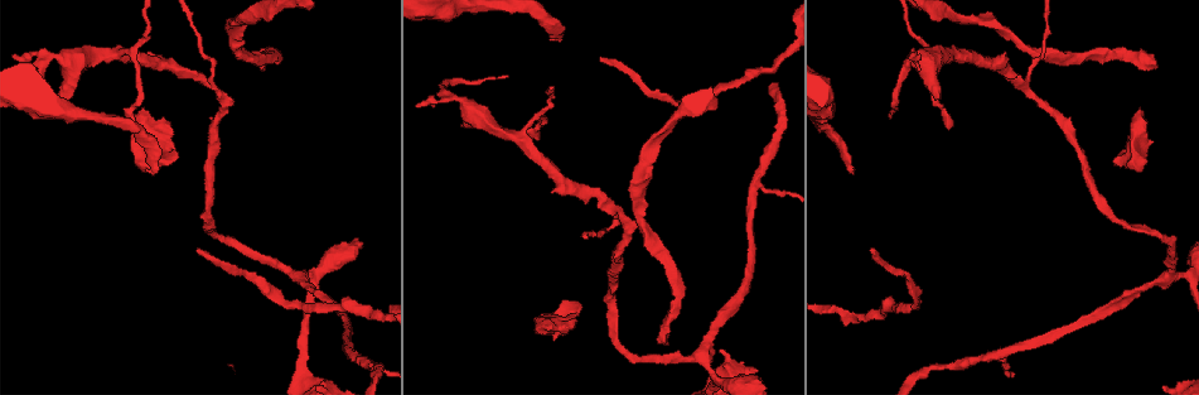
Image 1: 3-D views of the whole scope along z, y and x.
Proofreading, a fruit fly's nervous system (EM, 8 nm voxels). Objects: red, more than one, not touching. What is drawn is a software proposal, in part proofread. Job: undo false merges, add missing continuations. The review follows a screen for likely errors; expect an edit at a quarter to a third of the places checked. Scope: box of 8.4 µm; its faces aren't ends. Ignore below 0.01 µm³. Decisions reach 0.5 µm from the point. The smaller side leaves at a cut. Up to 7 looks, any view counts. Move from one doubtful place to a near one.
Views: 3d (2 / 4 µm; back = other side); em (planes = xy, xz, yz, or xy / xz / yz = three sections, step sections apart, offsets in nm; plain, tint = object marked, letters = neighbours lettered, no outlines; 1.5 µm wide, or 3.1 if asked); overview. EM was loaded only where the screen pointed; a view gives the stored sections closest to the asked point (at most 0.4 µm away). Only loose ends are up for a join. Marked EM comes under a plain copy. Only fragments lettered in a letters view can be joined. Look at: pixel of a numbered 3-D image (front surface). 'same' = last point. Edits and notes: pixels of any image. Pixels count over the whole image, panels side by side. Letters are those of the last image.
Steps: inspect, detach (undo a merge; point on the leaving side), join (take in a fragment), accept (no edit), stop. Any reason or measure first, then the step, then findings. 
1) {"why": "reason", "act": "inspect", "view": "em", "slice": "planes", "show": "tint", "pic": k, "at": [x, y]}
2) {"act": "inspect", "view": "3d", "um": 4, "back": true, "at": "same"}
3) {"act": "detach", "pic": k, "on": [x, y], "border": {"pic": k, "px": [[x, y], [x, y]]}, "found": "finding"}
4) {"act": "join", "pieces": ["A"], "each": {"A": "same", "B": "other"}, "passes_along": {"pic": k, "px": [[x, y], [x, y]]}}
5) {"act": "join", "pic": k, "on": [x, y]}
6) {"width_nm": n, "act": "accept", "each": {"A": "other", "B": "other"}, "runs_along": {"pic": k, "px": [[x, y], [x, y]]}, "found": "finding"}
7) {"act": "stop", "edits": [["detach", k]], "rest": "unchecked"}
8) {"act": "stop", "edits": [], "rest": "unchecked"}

{"why": "thin end", "act": "inspect", "view": "3d", "um": 4, "pic": 1, "at": [872, 250]}

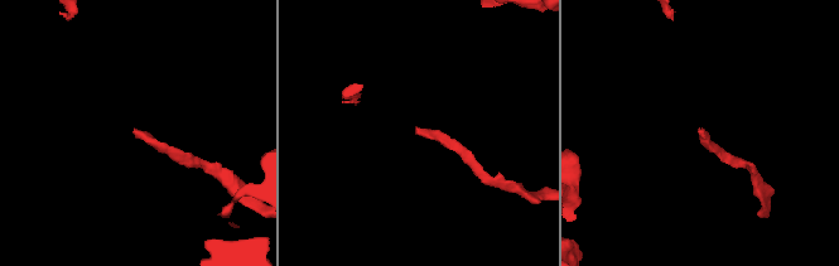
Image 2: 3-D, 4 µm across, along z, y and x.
{"why": "shape alone is not enough", "act": "inspect", "view": "em", "slice": "yz", "step": 8, "show": "tint", "pic": 2, "at": [416, 126]}

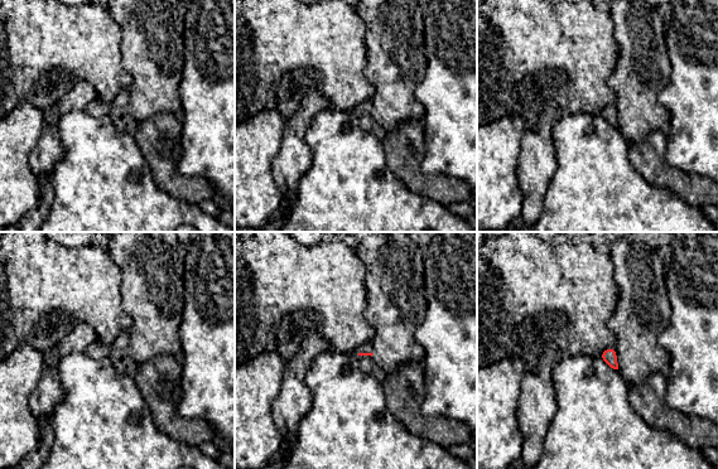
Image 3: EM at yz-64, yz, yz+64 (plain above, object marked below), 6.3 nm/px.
{"act": "inspect", "view": "em", "slice": "planes", "show": "letters", "at": "same"}

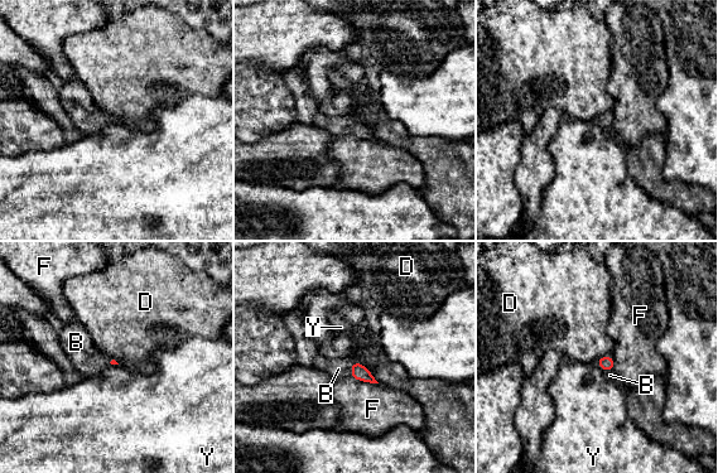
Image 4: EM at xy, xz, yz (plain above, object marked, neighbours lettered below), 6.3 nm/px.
{"longest_contact_nm": ["D", 200], "act": "join", "pieces": ["B"], "each": {"B": "same", "D": "other", "F": "other", "Y": "other"}, "found": "it goes on there"}

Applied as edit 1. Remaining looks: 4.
{"why": "see it whole again", "act": "inspect", "view": "overview"}

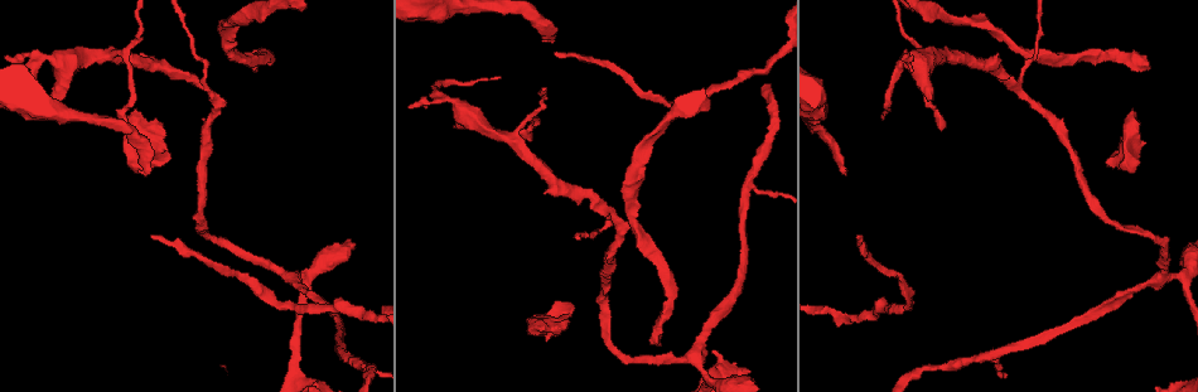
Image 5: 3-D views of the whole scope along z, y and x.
{"why": "a fork", "act": "inspect", "view": "3d", "um": 4, "pic": 5, "at": [289, 277]}

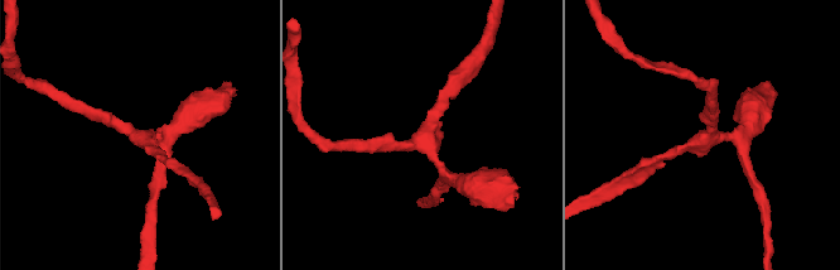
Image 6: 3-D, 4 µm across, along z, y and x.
{"arms": 3, "act": "inspect", "view": "em", "slice": "planes", "show": "letters", "pic": 6, "at": [428, 145]}

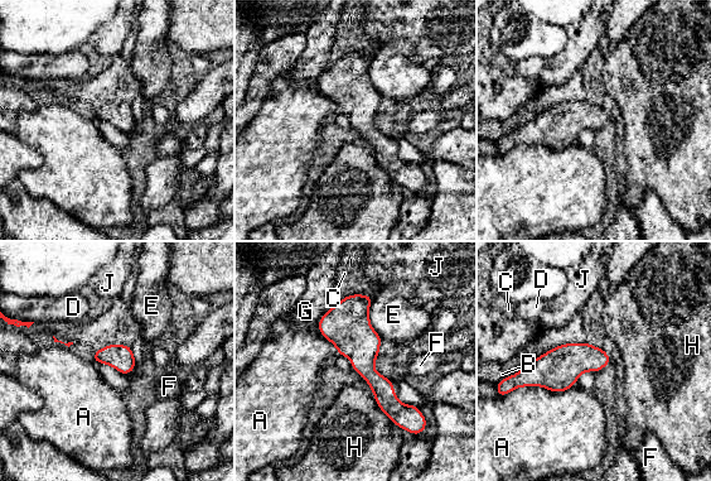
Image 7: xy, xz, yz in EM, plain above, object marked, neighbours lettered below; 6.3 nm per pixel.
{"width_nm": 160, "act": "accept", "each": {"A": "other", "B": "other", "C": "other", "D": "other", "E": "other", "F": "other", "G": "other", "H": "other", "J": "other"}, "runs_along": {"pic": 7, "px": [[349, 298], [364, 368], [395, 407]]}, "found": "all the same neuron"}

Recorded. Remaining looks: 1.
{"why": "end of a long branch", "act": "inspect", "view": "em", "slice": "planes", "show": "letters", "pic": 5, "at": [659, 343]}

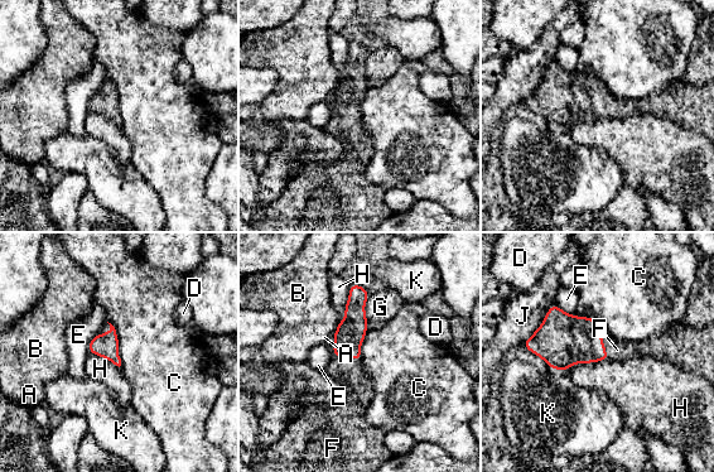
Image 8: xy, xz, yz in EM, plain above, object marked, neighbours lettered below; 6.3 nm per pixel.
{"longest_contact_nm": ["J", 360], "act": "join", "pieces": ["F"], "each": {"A": "other", "B": "other", "C": "other", "D": "other", "E": "other", "F": "same", "G": "other", "H": "other", "J": "other", "K": "other"}, "found": "it goes on there"}

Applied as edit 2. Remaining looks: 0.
{"act": "stop", "edits": [["join", 4], ["join", 8]], "rest": "unchecked"}

